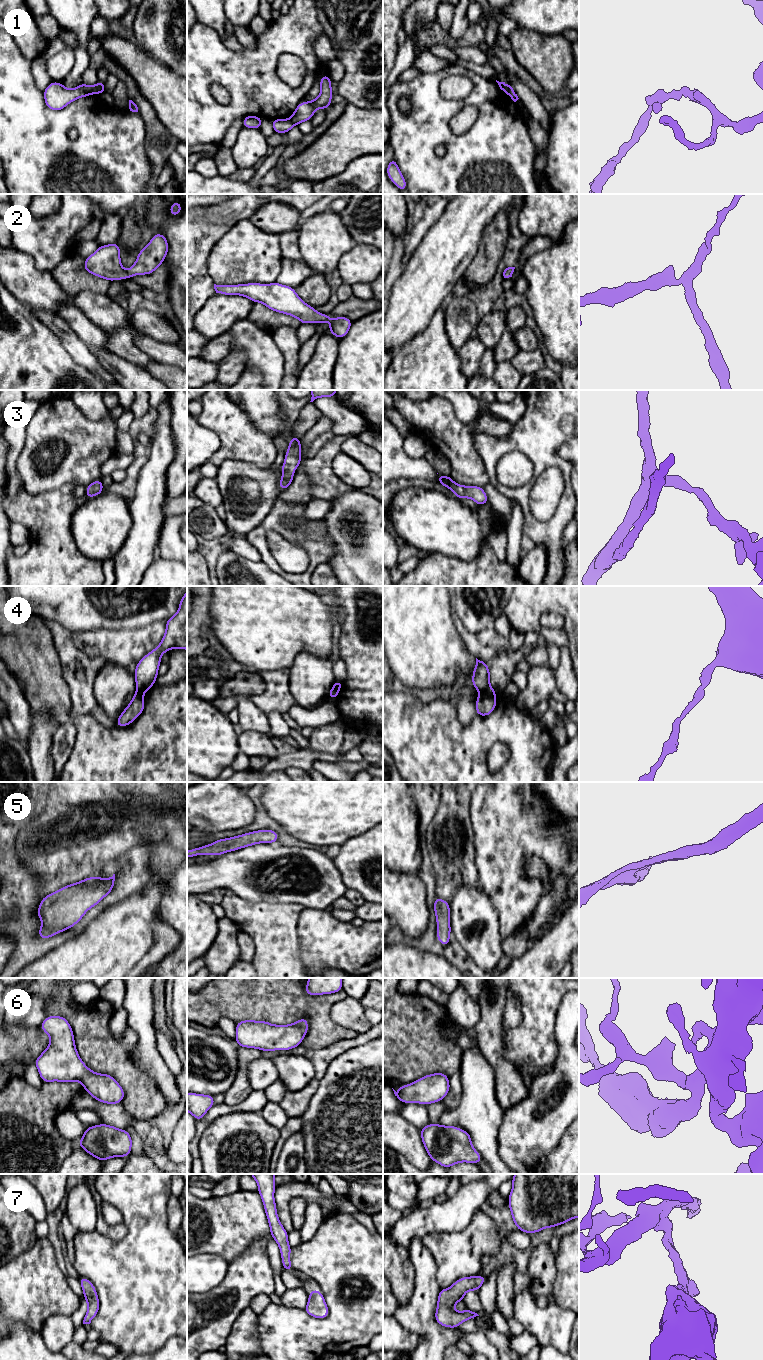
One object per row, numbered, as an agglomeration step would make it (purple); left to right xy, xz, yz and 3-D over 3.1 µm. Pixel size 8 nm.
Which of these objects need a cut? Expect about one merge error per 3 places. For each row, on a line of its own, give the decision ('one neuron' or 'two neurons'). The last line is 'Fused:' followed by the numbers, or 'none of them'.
1: two neurons
2: one neuron
3: one neuron
4: two neurons
5: one neuron
6: one neuron
7: one neuron
Fused: 1, 4

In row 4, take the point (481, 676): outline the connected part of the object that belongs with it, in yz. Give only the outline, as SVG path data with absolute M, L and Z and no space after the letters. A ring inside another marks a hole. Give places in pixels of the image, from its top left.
M476 658L476 666L474 667L472 676L472 685L480 692L484 692L490 687L490 672L486 662Z

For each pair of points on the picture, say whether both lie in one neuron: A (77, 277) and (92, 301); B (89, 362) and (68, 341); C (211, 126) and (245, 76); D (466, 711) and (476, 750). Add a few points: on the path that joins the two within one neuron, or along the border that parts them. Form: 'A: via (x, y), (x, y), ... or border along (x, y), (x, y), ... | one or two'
A: border along (106, 293), (80, 292), (71, 298) | two
B: via (84, 357), (73, 346) | one
C: via (224, 115), (243, 96), (245, 89) | one
D: border along (456, 702), (457, 718), (466, 726) | two

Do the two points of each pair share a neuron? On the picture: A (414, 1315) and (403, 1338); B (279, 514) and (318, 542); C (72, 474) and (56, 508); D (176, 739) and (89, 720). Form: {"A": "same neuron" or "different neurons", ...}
{"A": "different neurons", "B": "same neuron", "C": "different neurons", "D": "same neuron"}

